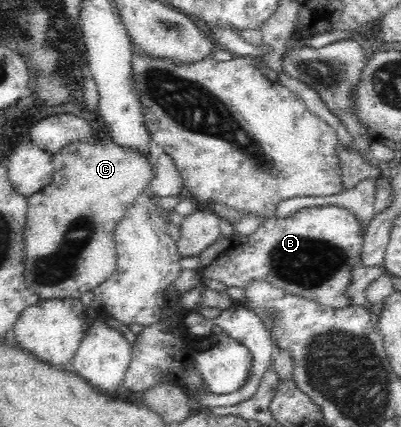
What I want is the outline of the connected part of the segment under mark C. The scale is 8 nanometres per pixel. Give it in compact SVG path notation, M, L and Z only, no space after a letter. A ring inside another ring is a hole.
M107 132L96 135L92 141L69 142L52 155L51 163L53 176L50 184L27 198L24 278L26 286L41 299L80 298L86 292L93 292L114 274L117 267L114 228L125 218L136 197L148 191L157 165L152 156L114 144Z

